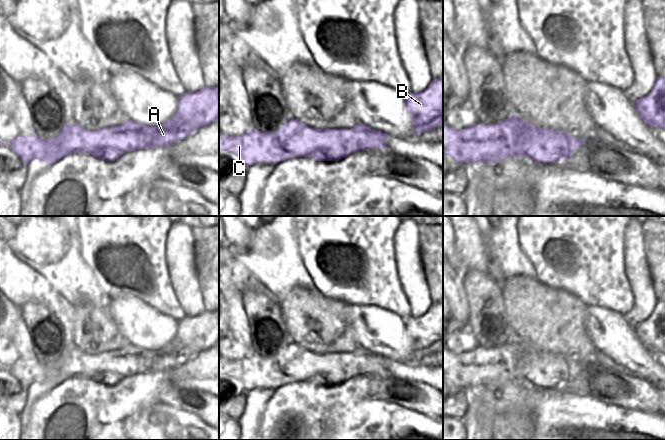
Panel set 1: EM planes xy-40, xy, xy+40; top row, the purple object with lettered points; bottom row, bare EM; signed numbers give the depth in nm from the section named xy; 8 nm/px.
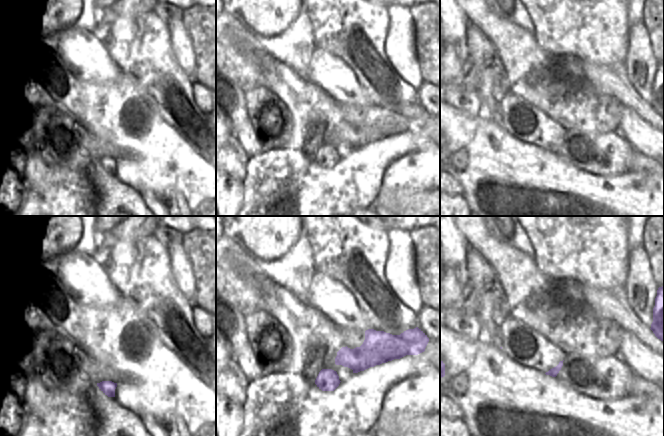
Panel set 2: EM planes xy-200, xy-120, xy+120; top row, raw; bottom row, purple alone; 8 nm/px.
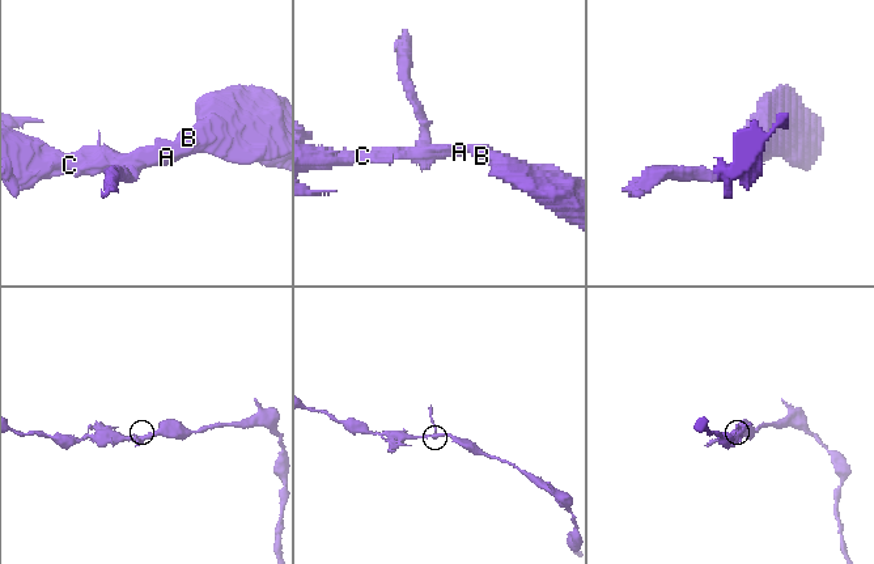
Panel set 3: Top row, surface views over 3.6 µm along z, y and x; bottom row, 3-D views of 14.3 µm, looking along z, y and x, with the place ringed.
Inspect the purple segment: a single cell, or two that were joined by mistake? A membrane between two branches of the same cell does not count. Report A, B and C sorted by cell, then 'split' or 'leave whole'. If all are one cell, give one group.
groups A B C; leave whole

